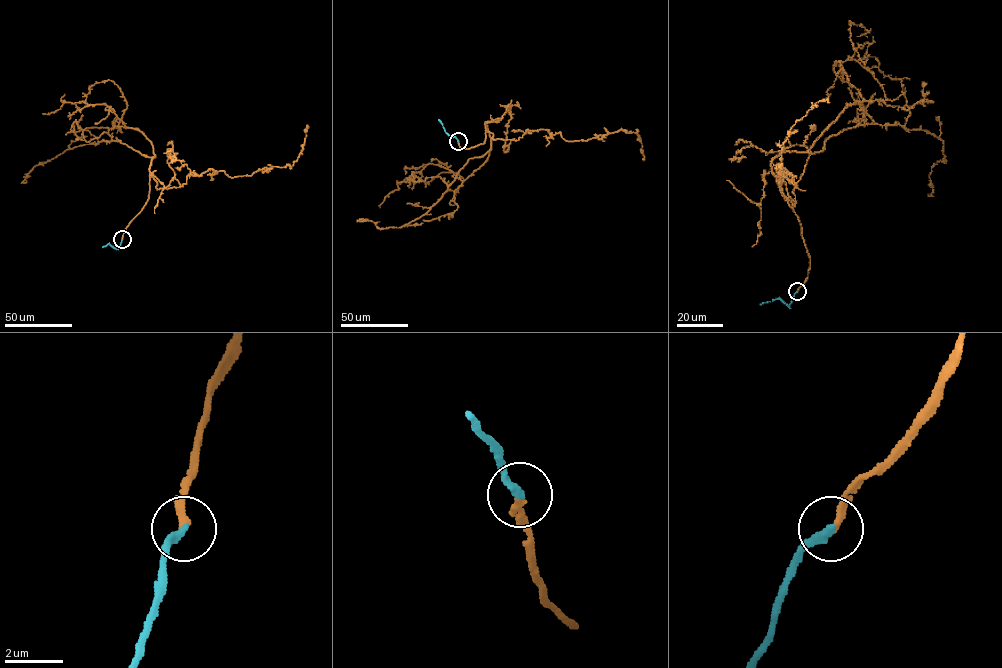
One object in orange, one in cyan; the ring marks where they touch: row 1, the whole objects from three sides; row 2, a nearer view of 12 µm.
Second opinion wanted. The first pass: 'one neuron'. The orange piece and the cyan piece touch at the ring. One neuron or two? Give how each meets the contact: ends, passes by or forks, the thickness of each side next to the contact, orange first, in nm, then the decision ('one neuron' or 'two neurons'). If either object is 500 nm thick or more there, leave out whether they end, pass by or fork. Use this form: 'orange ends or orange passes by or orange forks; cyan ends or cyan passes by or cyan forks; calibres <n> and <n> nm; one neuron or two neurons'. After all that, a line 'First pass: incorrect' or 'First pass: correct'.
orange ends; cyan ends; calibres 240 and 300 nm; one neuron
First pass: correct

